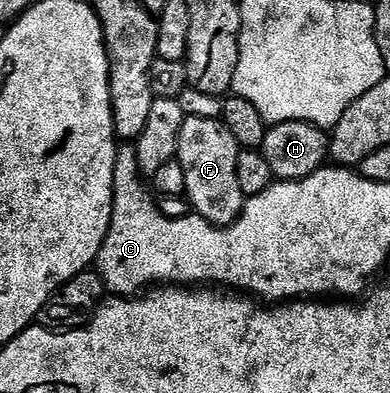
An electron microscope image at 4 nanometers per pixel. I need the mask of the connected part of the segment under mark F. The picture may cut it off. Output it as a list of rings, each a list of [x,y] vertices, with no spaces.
[[[186,117],[182,128],[180,128],[178,154],[176,160],[180,167],[184,167],[184,183],[186,191],[185,200],[190,200],[190,205],[197,216],[213,225],[230,225],[242,213],[246,205],[245,195],[240,191],[240,178],[236,176],[236,159],[240,152],[240,146],[236,139],[232,139],[232,131],[220,119],[196,119]]]

